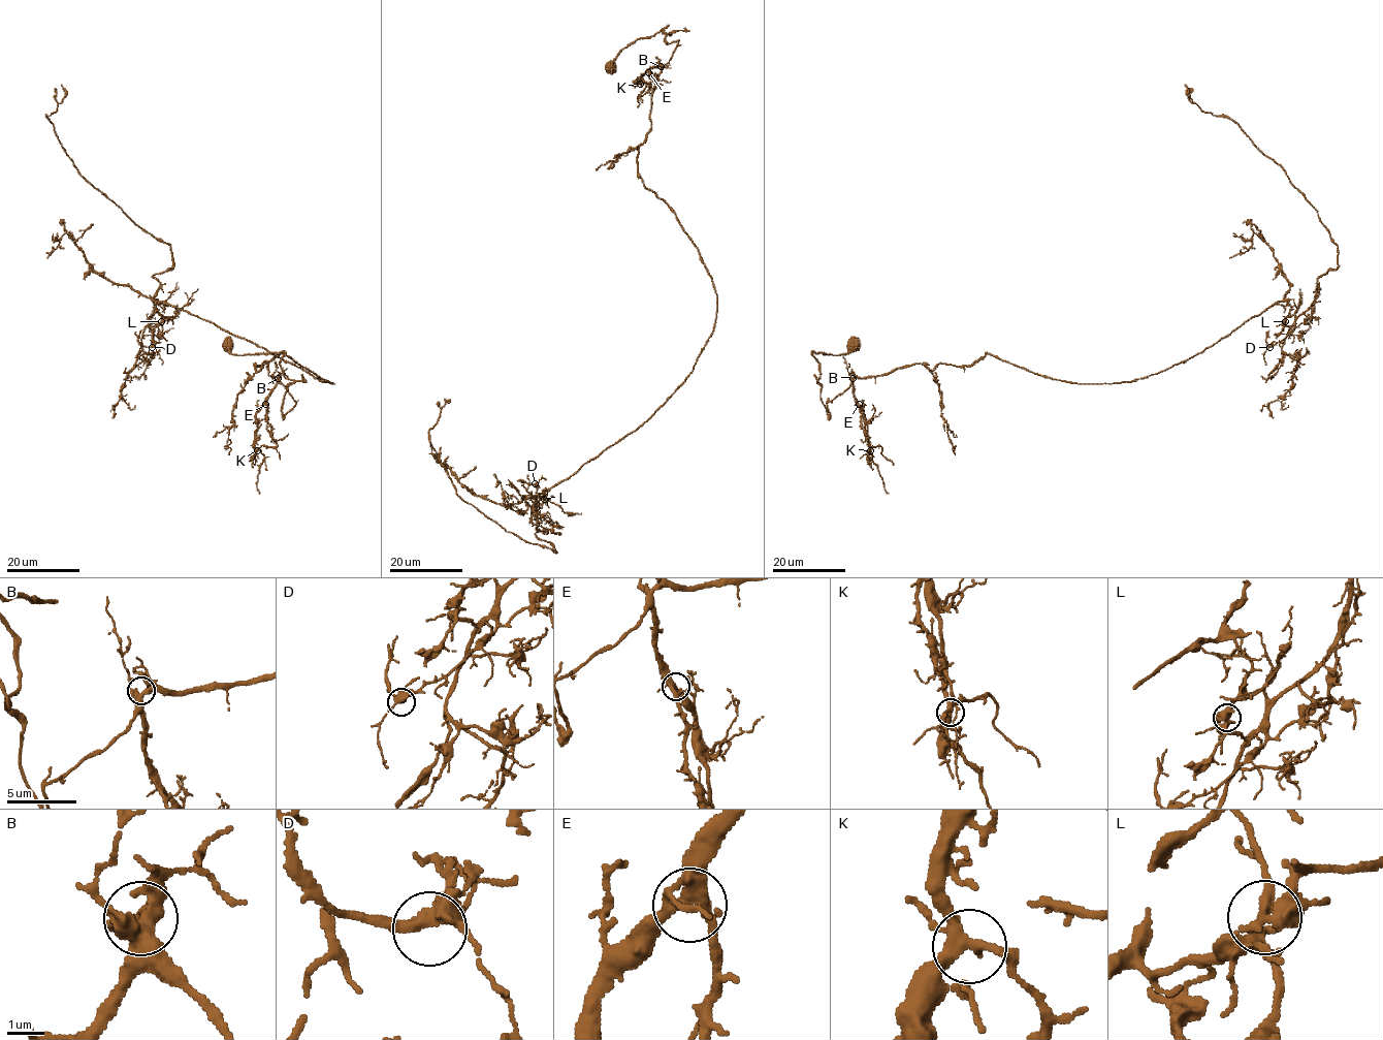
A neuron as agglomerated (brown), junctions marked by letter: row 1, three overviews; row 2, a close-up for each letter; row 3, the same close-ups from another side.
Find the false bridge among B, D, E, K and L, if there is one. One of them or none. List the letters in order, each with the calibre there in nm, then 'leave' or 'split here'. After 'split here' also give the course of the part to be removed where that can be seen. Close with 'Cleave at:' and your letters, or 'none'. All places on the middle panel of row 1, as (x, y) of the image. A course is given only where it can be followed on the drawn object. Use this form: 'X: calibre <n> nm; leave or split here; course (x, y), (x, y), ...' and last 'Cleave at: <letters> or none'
B: calibre 420 nm; leave
D: calibre 380 nm; leave
E: calibre 320 nm; leave
K: calibre 320 nm; leave
L: calibre 380 nm; split here; course (544, 498), (532, 506), (543, 531), (536, 533), (556, 552), (526, 542), (464, 502), (430, 442), (444, 399)
Cleave at: L

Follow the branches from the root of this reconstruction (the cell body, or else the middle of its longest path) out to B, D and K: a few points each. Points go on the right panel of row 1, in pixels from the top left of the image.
B: (854, 346), (844, 354), (812, 353), (819, 366), (821, 398), (829, 415), (827, 403), (843, 392), (853, 378)
D: (854, 346), (812, 353), (829, 415), (854, 378), (987, 353), (1144, 378), (1285, 301), (1269, 347)
K: (854, 346), (838, 354), (813, 352), (821, 372), (816, 380), (829, 415), (827, 403), (853, 384), (870, 450)

